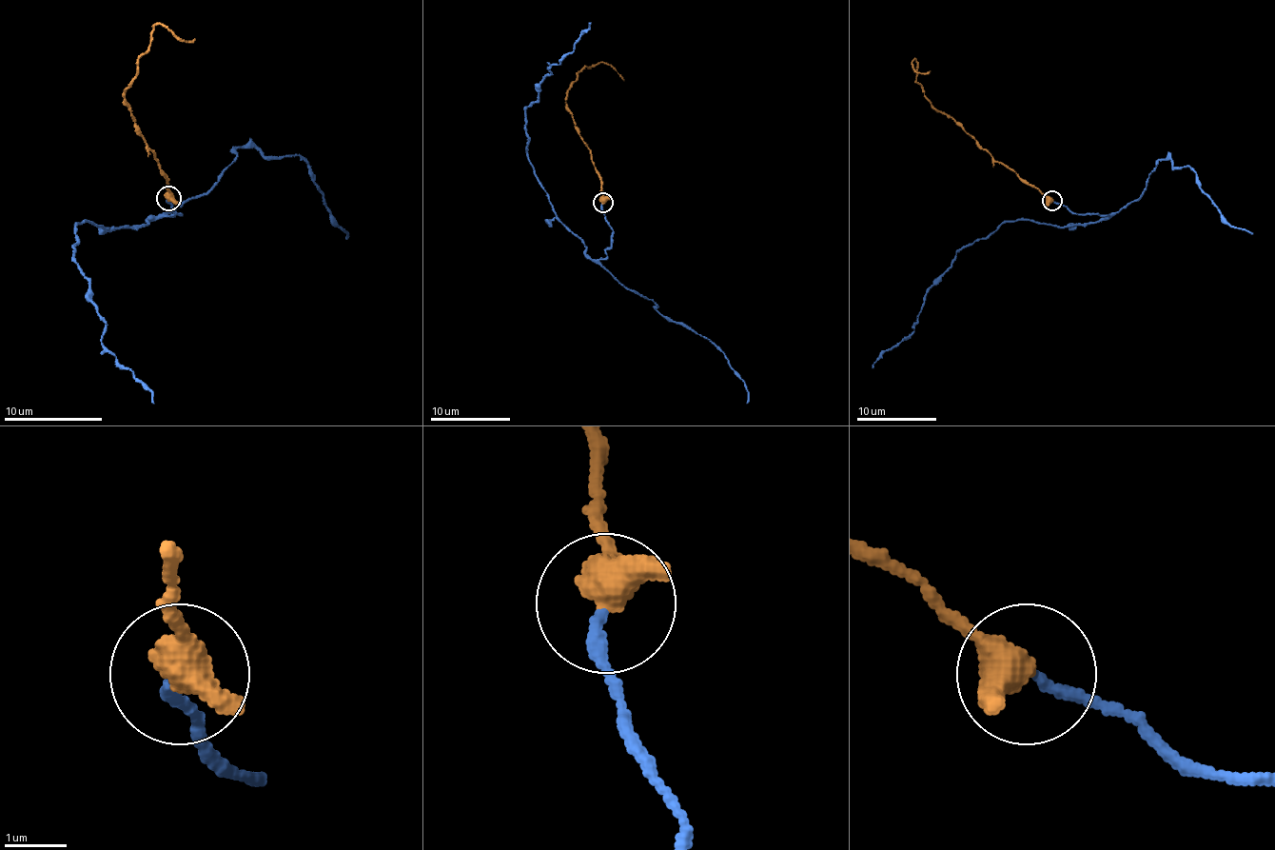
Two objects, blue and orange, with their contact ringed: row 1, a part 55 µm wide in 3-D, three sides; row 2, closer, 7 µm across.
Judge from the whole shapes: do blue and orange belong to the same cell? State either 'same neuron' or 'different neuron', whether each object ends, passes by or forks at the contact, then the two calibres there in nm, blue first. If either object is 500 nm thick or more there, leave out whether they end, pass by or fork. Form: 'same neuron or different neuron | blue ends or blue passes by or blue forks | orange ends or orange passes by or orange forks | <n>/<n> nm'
same neuron | blue ends | orange passes by | 190/440 nm

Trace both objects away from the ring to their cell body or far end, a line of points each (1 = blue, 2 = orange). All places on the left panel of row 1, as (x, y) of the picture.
1: (168, 197), (181, 214), (111, 229), (80, 222), (75, 244), (75, 261), (105, 323), (102, 345), (153, 404)
2: (168, 197), (168, 178), (134, 124), (124, 91), (134, 82), (136, 62), (158, 23), (183, 40), (195, 38)

